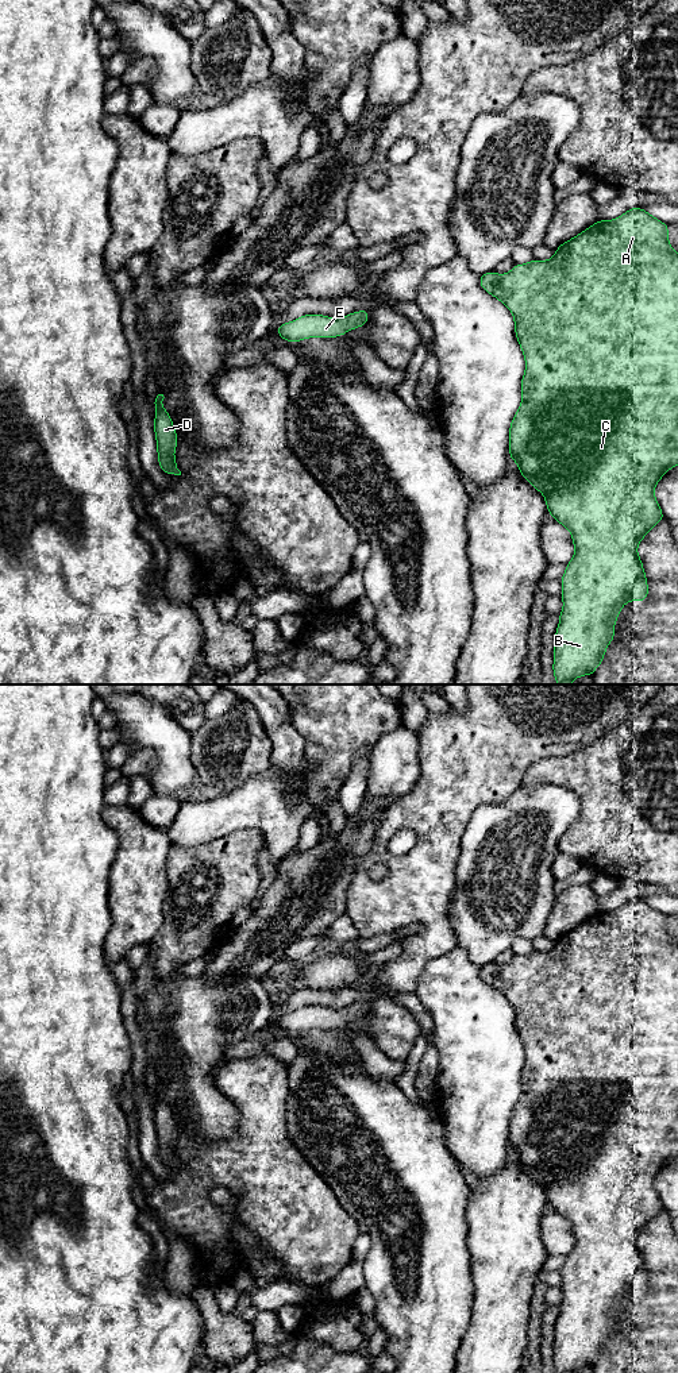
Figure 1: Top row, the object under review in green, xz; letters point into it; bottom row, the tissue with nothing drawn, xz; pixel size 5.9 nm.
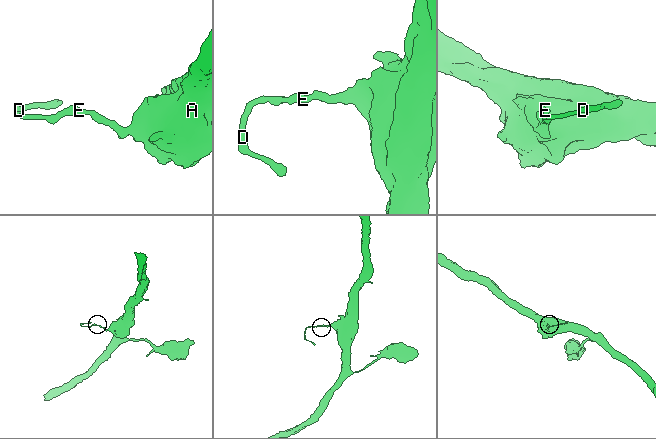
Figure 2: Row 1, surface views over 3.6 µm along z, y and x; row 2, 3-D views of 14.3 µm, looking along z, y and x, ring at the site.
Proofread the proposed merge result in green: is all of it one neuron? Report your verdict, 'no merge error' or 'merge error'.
no merge error

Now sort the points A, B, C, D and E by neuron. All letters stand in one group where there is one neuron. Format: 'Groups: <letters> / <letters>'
Groups: A B C D E

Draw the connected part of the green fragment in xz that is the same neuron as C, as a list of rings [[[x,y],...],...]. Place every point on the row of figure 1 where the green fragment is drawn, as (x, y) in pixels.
[[[629,208],[620,217],[613,220],[598,220],[593,225],[588,227],[585,231],[571,238],[570,240],[562,243],[555,248],[555,255],[547,261],[532,259],[528,263],[515,265],[513,269],[505,274],[497,274],[489,271],[479,275],[479,285],[484,290],[492,294],[498,301],[504,302],[505,306],[511,311],[515,320],[515,335],[523,351],[525,359],[525,370],[523,374],[520,390],[521,390],[521,404],[515,413],[515,417],[509,425],[509,458],[517,463],[520,474],[538,490],[543,494],[547,505],[548,513],[555,518],[556,522],[562,524],[570,531],[571,540],[575,548],[574,556],[566,564],[566,571],[560,578],[562,593],[560,598],[563,601],[563,608],[559,614],[559,624],[555,630],[555,643],[554,643],[554,663],[552,671],[554,678],[558,684],[570,684],[574,679],[585,675],[593,676],[596,668],[602,663],[605,651],[612,643],[616,630],[615,624],[619,618],[620,610],[629,601],[646,601],[648,597],[648,583],[644,572],[642,559],[637,554],[637,545],[644,539],[644,536],[659,524],[664,516],[655,498],[655,486],[662,479],[662,477],[670,470],[678,466],[678,252],[671,248],[669,242],[669,225],[660,221],[659,219],[650,215],[643,208]]]

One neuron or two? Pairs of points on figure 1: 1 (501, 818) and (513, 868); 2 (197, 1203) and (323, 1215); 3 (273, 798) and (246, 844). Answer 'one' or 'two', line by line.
1: one
2: one
3: two

